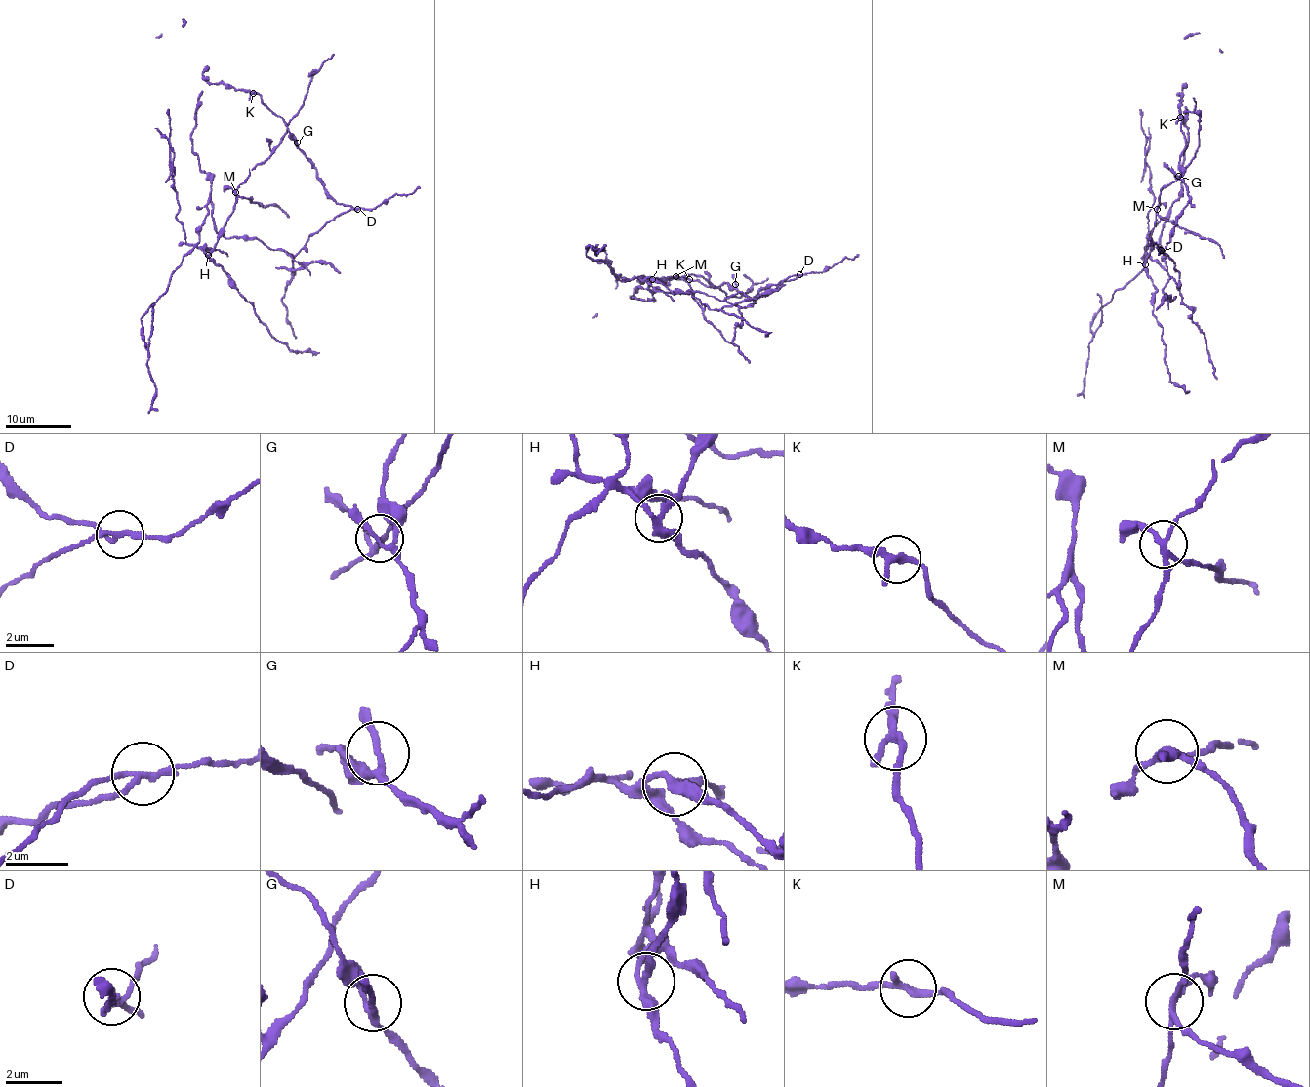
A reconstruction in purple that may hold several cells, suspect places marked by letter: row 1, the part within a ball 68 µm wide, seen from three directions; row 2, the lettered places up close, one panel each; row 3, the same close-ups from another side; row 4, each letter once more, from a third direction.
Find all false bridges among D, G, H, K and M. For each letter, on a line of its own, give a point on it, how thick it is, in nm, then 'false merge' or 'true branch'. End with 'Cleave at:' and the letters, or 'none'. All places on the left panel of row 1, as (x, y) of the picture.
D: (357, 209) | 190 nm | false merge
G: (297, 142) | 170 nm | true branch
H: (208, 255) | 260 nm | false merge
K: (253, 93) | 200 nm | true branch
M: (235, 192) | 200 nm | false merge
Cleave at: D, H, M

